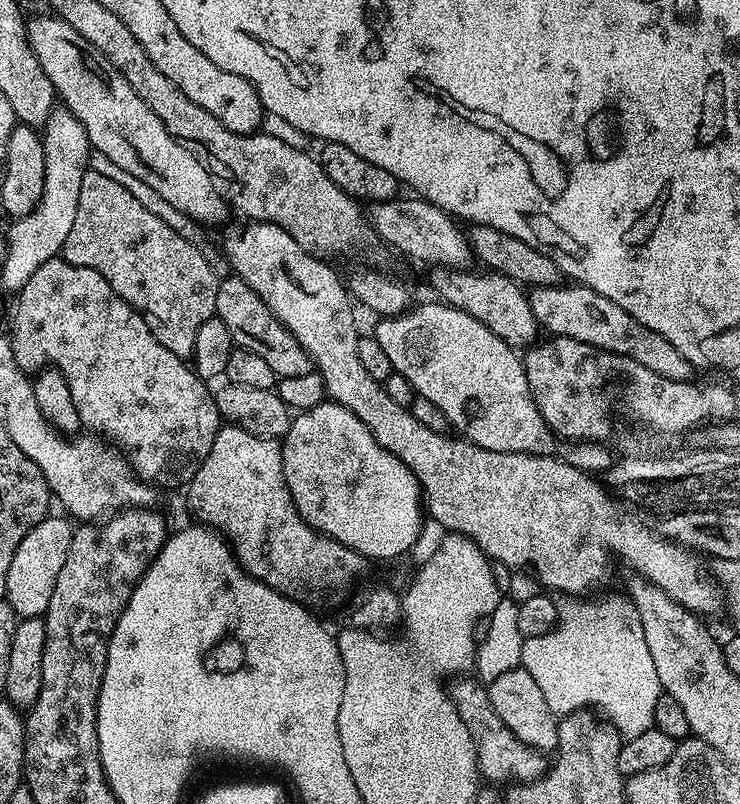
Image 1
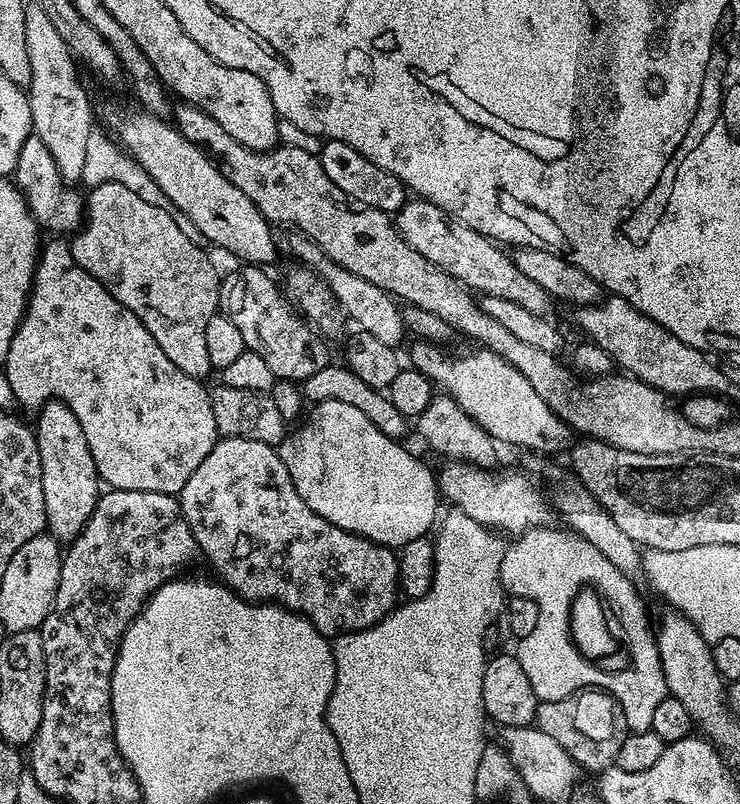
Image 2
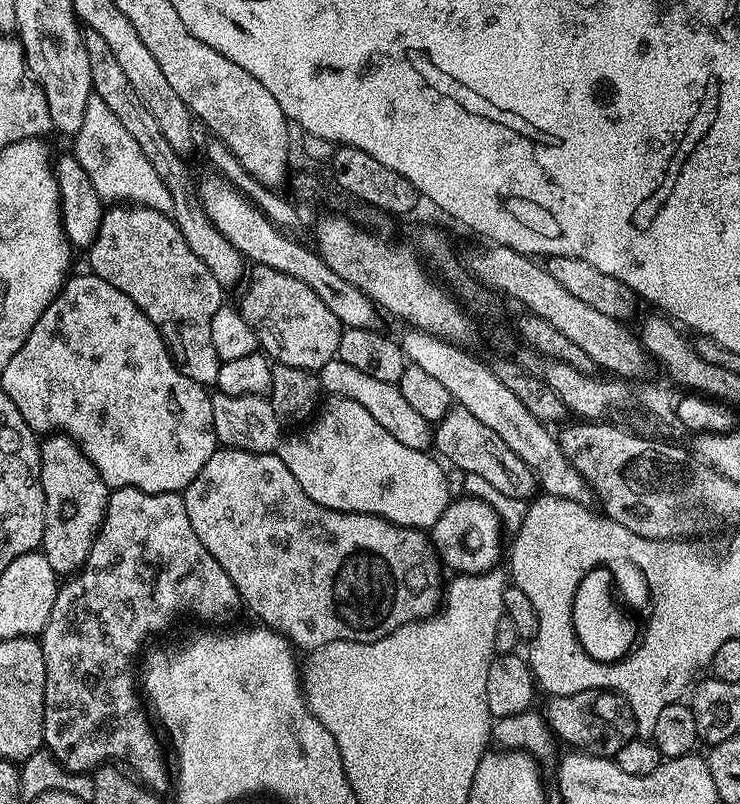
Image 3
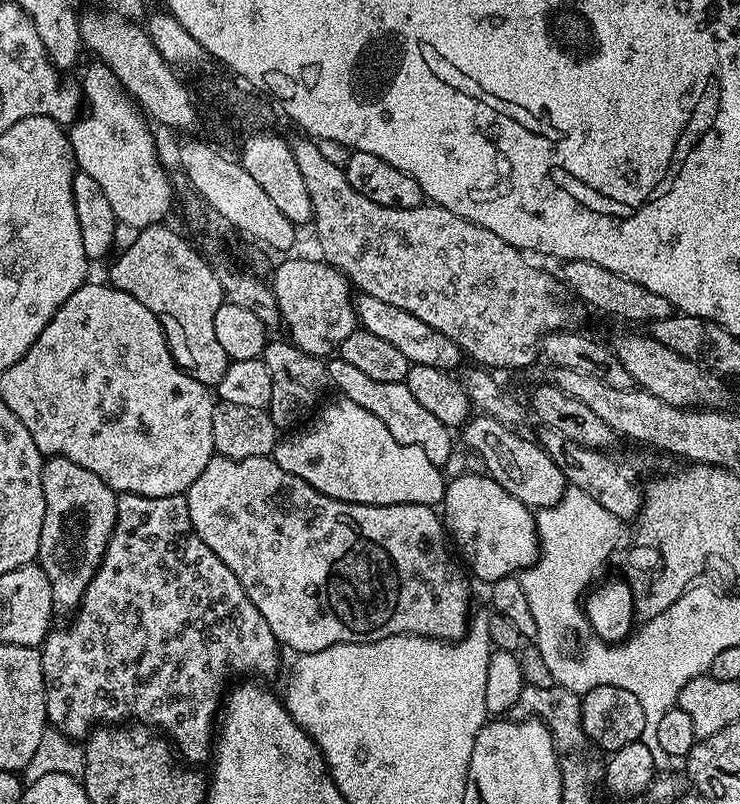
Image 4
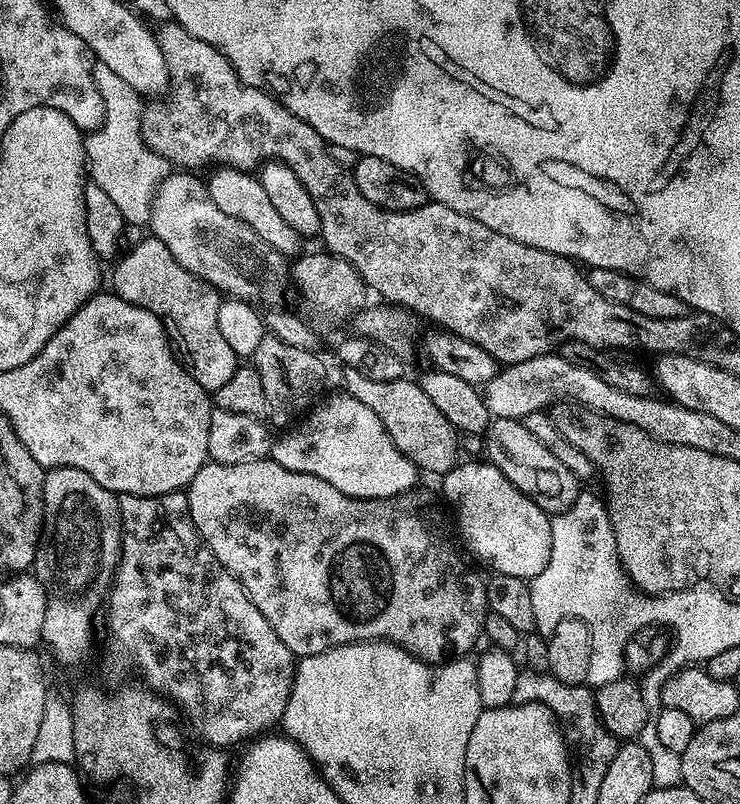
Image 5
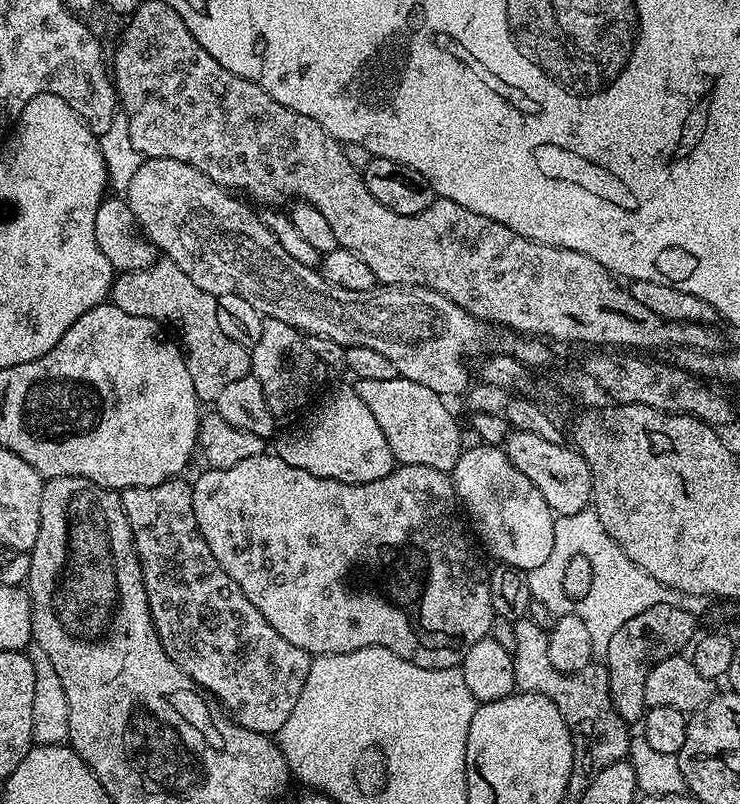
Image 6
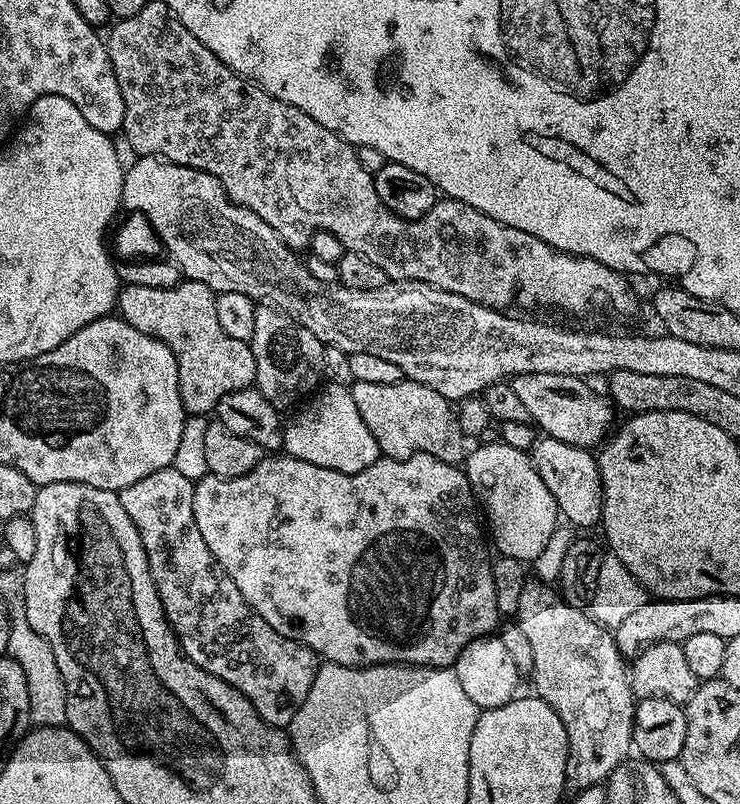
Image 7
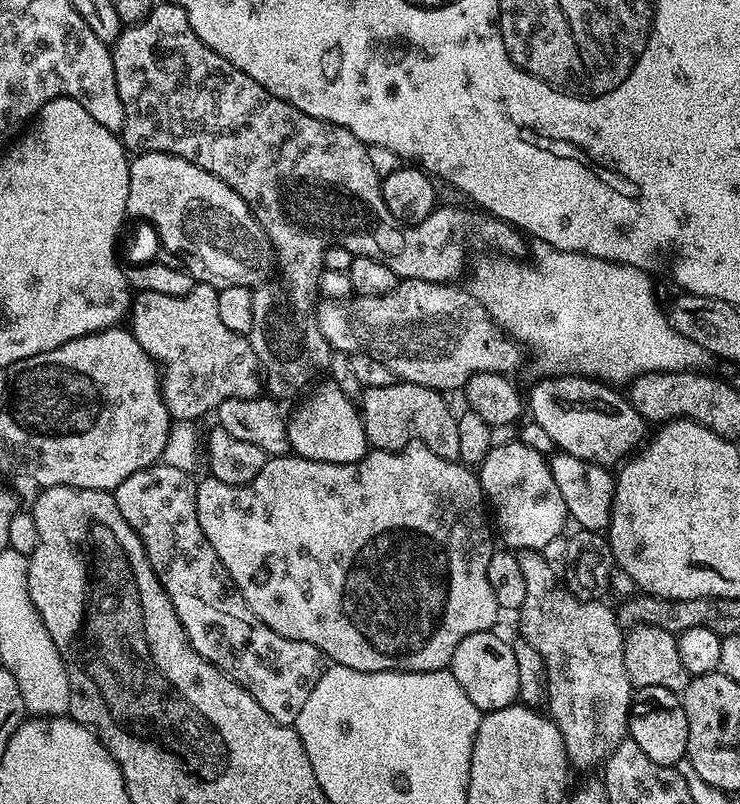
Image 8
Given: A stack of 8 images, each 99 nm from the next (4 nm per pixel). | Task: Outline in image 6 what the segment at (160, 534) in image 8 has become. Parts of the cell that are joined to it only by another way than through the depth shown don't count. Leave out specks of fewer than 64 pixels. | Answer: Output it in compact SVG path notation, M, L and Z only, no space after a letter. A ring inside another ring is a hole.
M173 478L166 482L158 482L158 486L125 488L119 493L119 497L122 502L122 510L126 514L126 522L130 522L132 541L136 547L136 557L140 559L140 569L146 586L148 609L152 615L158 638L162 642L162 650L166 650L168 658L175 662L209 697L215 698L217 701L220 699L219 703L226 709L227 715L237 724L241 724L246 730L255 732L279 733L280 728L286 726L286 718L290 718L290 713L294 711L294 705L297 704L298 698L302 698L302 686L306 686L306 674L310 674L310 666L314 659L312 653L302 650L302 646L294 646L294 642L286 642L286 638L282 638L282 634L278 634L278 630L274 630L274 626L270 626L270 622L266 622L266 618L262 618L262 614L258 614L254 602L250 602L250 598L246 598L246 594L242 594L238 582L234 582L234 578L230 578L230 574L226 574L222 570L218 558L214 558L210 546L206 546L206 538L202 538L202 534L198 530L198 522L194 518L194 506L192 505L192 485L187 479L184 481L184 478Z

